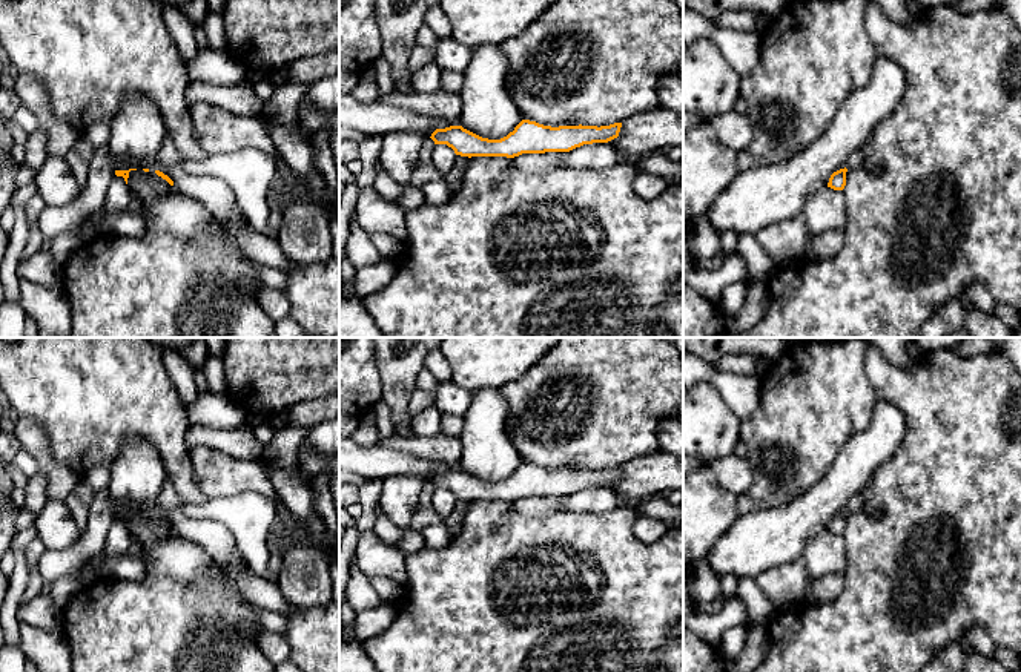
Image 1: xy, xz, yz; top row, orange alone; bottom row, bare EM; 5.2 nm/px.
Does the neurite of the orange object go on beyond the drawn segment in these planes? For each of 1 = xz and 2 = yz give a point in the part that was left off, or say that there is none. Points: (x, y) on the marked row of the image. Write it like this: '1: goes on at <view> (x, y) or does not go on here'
1: does not go on here
2: does not go on here

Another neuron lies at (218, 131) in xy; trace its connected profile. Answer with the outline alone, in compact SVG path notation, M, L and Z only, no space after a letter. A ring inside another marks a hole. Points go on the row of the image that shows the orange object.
M207 101L193 103L190 118L198 144L207 153L255 147L272 153L279 163L279 172L287 172L263 118L236 115Z

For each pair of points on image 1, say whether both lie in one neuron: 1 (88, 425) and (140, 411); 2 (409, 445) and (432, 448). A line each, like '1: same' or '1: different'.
1: same
2: same

